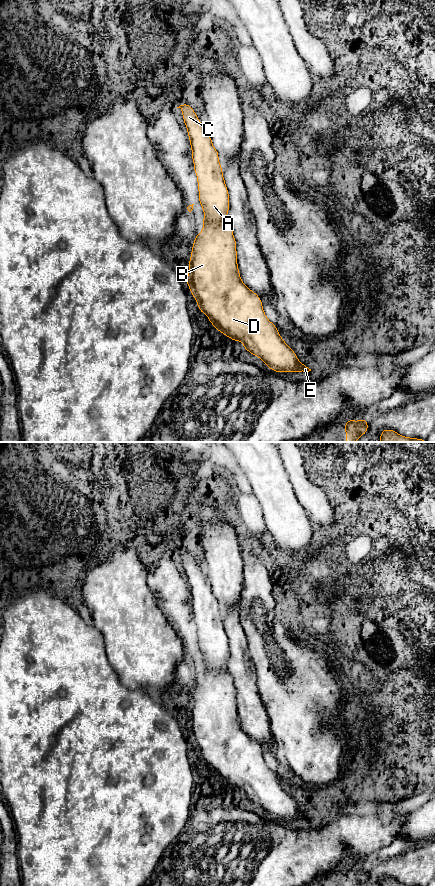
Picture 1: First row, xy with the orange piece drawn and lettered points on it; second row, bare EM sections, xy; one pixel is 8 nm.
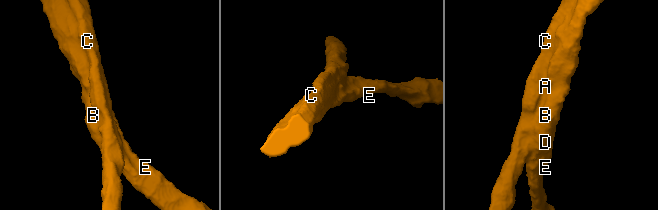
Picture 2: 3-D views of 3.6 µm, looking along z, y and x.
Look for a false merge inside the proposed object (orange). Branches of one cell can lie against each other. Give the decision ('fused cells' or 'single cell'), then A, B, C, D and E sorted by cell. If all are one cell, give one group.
fused cells; groups A C / B D E

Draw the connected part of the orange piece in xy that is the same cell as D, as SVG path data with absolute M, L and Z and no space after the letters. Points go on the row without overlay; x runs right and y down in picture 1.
M203 666L203 678L196 682L186 727L199 758L209 766L209 773L214 772L214 777L233 789L242 789L243 795L262 807L271 818L278 821L311 819L284 790L276 773L268 768L259 744L243 732L236 694L233 678L227 669L212 671Z

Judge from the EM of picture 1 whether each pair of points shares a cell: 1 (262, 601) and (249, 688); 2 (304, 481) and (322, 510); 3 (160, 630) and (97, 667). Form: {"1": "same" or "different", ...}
{"1": "same", "2": "same", "3": "different"}

